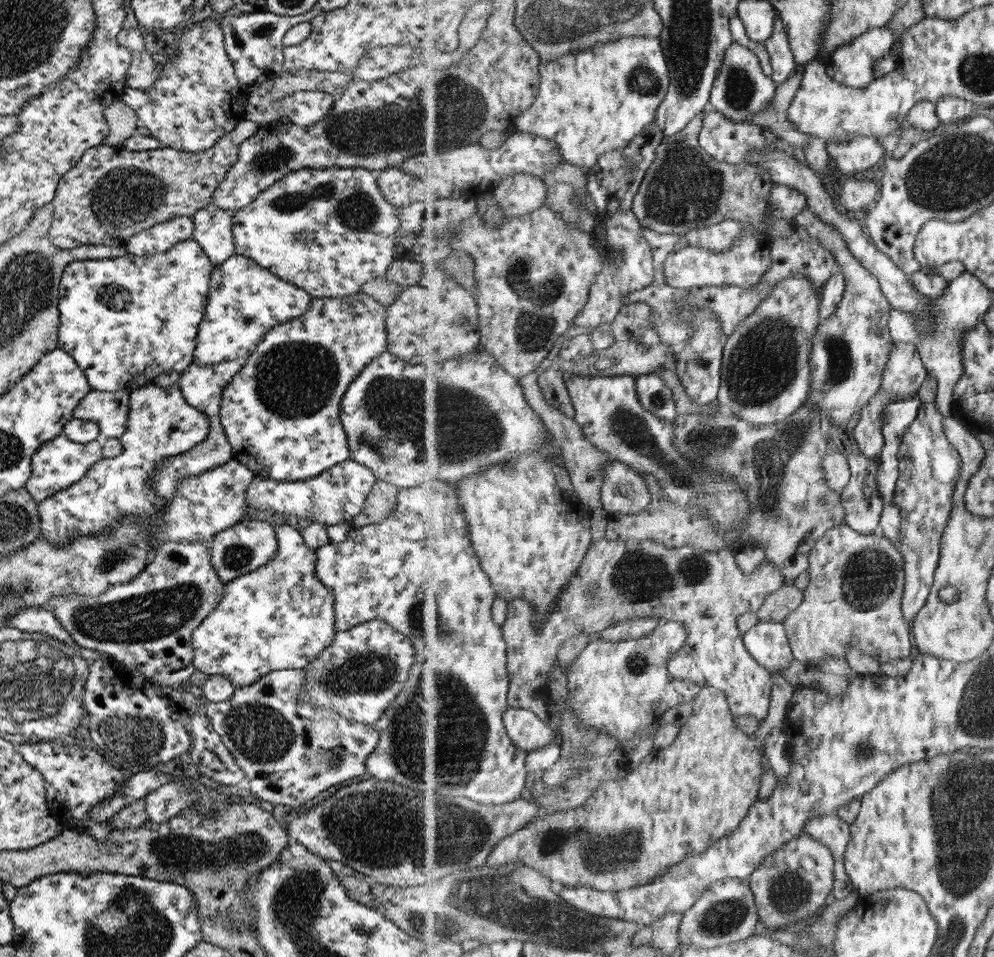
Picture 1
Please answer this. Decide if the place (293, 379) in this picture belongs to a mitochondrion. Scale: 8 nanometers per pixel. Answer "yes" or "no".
yes

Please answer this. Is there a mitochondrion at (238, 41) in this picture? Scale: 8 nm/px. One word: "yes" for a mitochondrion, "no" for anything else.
no

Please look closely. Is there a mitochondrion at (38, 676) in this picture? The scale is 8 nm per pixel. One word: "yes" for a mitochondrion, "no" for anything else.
yes

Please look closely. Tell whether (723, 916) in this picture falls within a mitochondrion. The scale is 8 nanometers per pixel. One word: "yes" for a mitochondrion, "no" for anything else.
yes

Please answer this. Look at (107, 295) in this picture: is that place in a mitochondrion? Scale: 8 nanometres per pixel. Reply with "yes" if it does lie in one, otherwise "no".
yes

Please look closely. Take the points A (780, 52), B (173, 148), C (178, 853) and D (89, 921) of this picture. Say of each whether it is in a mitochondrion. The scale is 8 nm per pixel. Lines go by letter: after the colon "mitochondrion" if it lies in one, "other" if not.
A: other
B: other
C: mitochondrion
D: mitochondrion

